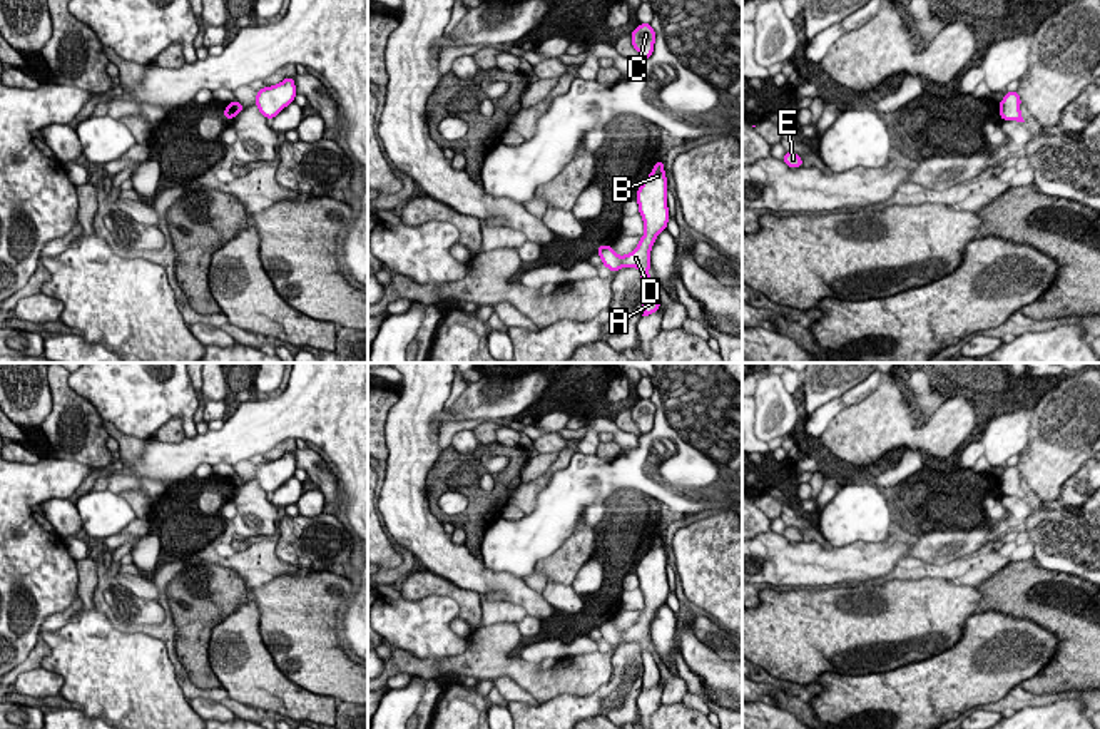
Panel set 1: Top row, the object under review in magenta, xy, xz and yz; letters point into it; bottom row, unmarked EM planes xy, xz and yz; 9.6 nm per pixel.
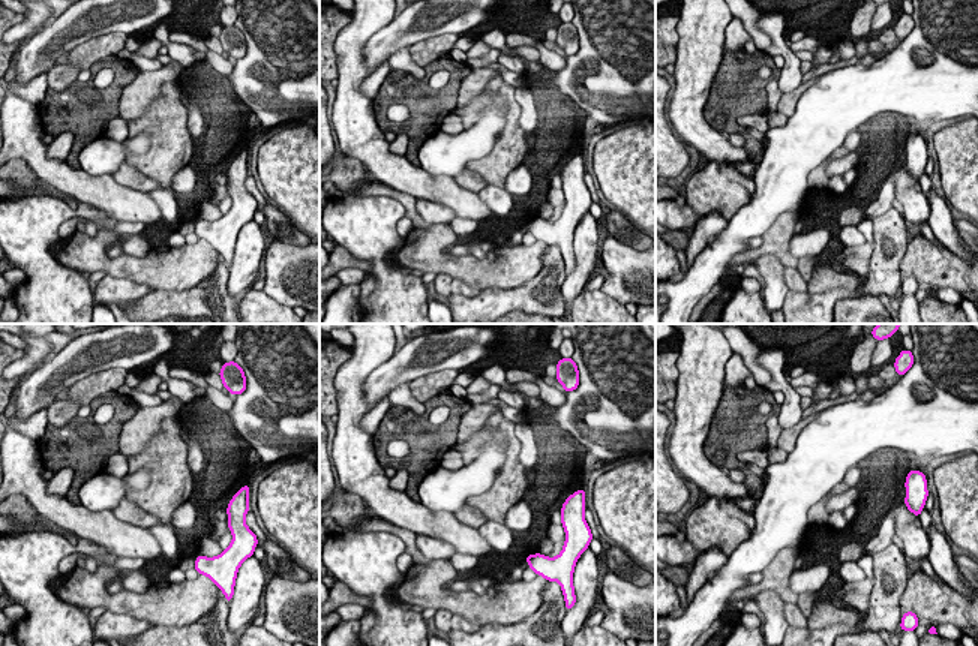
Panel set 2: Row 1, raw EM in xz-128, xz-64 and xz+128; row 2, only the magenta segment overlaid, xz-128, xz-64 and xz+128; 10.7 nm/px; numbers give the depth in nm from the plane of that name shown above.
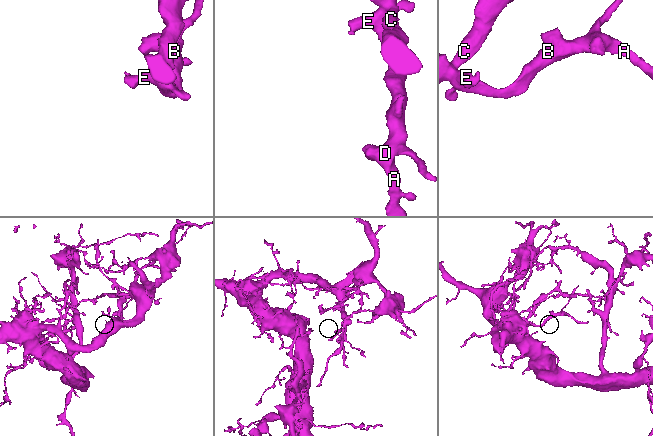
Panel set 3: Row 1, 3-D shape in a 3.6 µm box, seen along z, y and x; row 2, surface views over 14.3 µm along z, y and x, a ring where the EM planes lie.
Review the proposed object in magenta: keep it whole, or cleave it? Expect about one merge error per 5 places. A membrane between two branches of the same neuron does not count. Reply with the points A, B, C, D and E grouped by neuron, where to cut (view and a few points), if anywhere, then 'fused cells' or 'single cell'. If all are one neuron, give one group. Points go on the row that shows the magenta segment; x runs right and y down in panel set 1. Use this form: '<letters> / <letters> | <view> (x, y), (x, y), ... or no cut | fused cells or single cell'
A B C D E | no cut | single cell

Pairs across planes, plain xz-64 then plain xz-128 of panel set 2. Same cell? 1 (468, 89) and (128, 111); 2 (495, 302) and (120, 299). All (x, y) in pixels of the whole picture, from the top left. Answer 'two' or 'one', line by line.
1: one
2: two

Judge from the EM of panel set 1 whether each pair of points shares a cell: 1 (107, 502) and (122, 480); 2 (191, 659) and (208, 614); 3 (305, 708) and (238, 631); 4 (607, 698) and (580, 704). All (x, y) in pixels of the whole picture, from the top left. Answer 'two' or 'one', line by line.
1: two
2: one
3: one
4: one

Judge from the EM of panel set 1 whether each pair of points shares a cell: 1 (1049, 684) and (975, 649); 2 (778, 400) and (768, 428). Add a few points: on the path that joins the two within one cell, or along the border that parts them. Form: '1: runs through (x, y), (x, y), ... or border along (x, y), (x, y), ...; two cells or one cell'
1: border along (1059, 646), (1057, 652), (1035, 674), (1017, 684); two cells
2: runs through (776, 407), (776, 415), (771, 422); one cell

